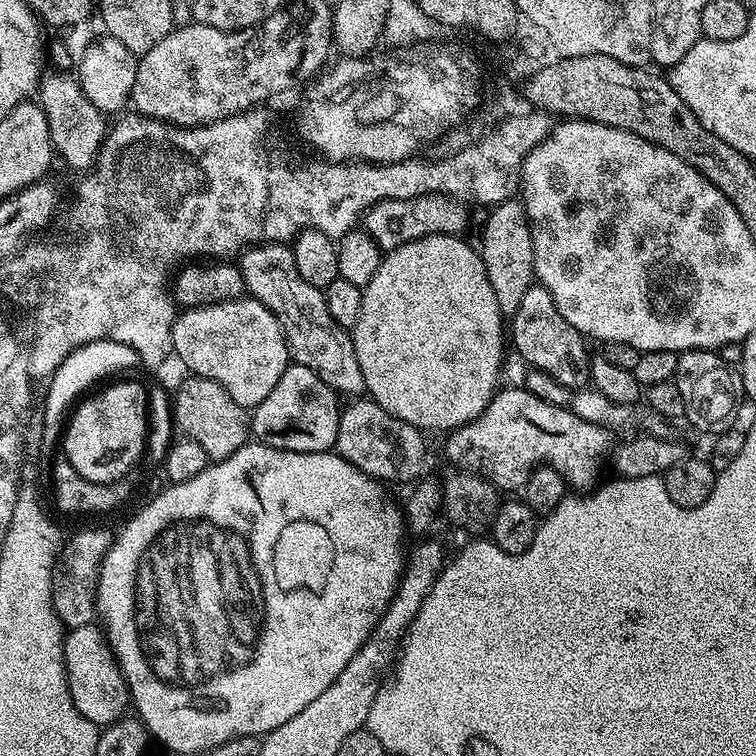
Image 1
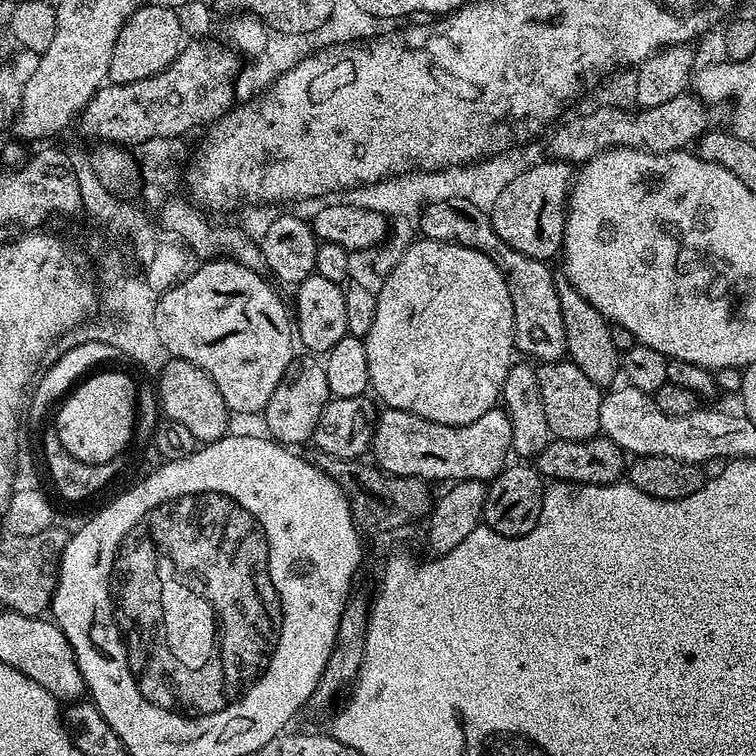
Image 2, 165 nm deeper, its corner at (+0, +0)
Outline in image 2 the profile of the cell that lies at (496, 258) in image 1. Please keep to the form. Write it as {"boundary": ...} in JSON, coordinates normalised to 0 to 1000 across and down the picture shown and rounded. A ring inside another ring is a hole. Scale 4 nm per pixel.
{"boundary":[[[721,210],[721,217],[694,221],[688,233],[669,246],[653,267],[648,284],[651,298],[664,315],[685,336],[700,344],[729,345],[729,339],[742,332],[746,321],[746,294],[754,245],[759,237],[755,216]]]}

